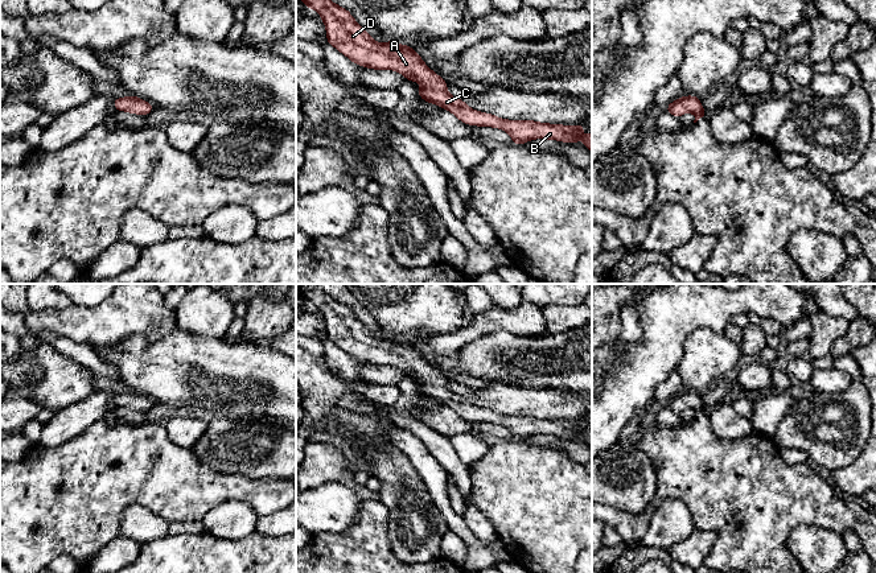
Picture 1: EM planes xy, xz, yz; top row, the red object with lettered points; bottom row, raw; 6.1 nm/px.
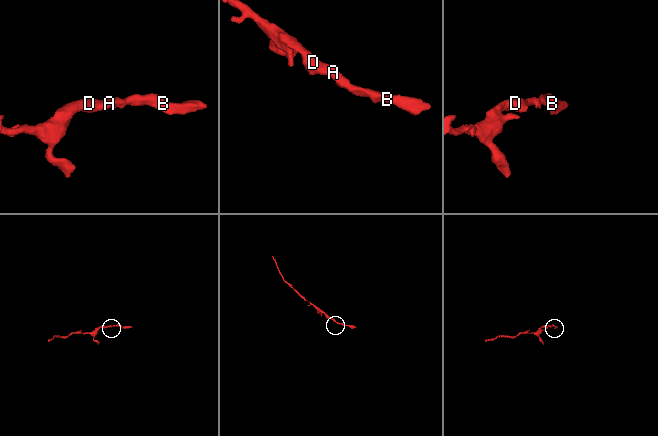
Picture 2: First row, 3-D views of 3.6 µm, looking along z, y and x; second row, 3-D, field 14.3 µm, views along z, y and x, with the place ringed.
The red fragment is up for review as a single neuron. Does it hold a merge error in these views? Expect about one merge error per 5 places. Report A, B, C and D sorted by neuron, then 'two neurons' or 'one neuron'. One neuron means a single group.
groups A B C D; one neuron

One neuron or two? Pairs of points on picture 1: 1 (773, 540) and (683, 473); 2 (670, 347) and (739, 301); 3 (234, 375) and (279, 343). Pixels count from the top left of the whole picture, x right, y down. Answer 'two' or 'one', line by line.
1: one
2: one
3: two

